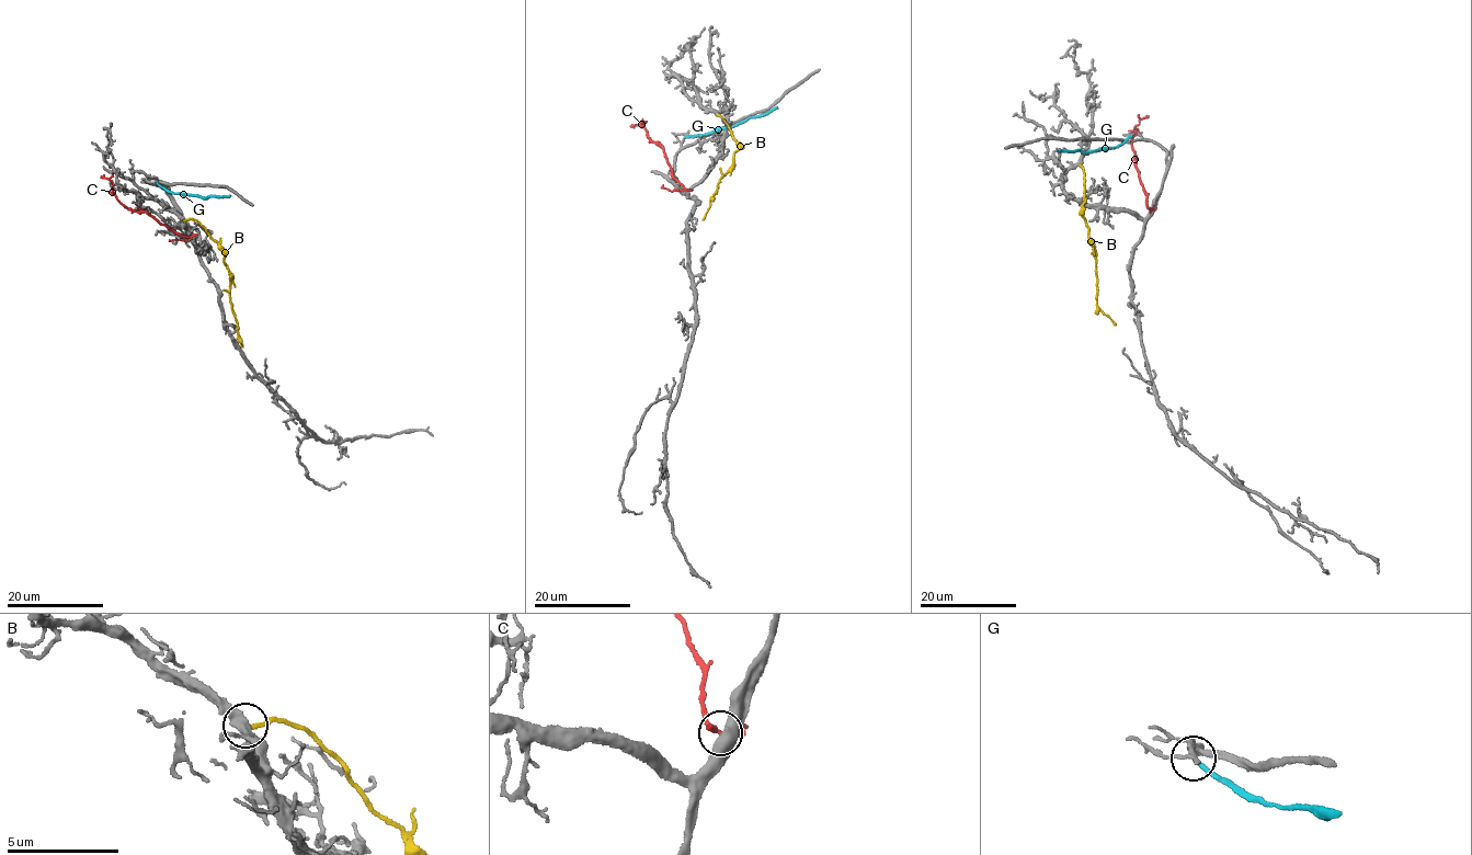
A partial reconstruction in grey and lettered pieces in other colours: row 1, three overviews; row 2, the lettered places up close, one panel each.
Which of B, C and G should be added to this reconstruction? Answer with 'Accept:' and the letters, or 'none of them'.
Accept: none of them

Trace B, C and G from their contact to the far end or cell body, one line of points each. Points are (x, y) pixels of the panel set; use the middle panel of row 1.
B: (717, 115), (726, 121), (739, 150), (719, 179), (703, 219)
C: (683, 190), (674, 179), (661, 146), (651, 143), (640, 125), (643, 124), (630, 126)
G: (684, 137), (718, 132), (750, 117), (765, 115), (777, 106)

